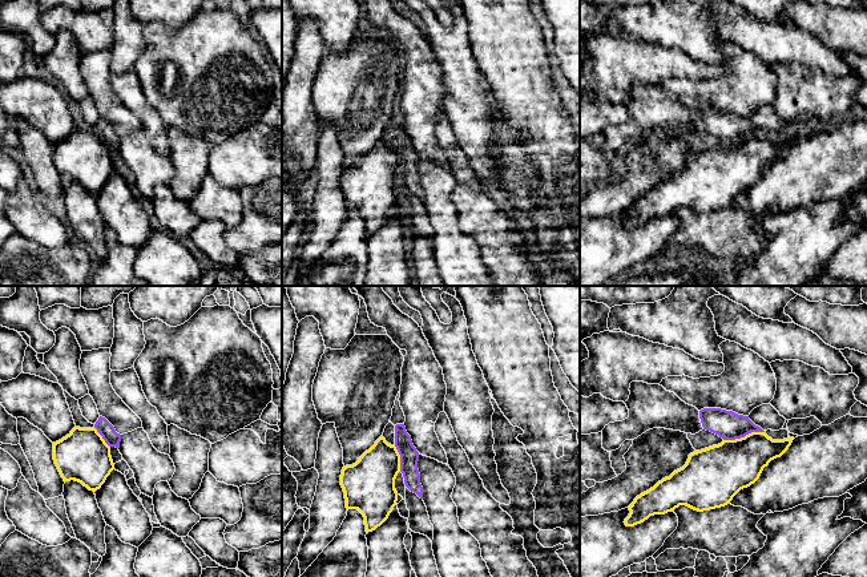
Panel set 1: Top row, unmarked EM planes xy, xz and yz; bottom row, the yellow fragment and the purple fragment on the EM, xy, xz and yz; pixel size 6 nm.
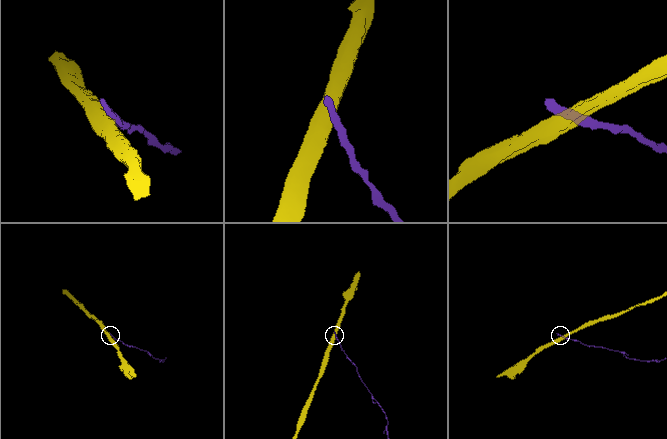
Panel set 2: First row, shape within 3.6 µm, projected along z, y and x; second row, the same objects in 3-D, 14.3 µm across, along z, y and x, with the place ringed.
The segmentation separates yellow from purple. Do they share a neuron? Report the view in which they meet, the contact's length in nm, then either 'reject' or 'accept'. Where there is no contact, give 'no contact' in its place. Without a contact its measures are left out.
contact in yz; length 260 nm; reject

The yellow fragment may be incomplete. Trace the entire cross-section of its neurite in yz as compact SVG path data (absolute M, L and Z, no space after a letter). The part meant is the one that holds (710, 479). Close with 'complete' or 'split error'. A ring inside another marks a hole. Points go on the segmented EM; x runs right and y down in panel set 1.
M751 432L693 452L682 468L634 499L624 522L634 526L680 505L698 512L725 507L741 489L754 484L763 468L781 457L793 440L790 436L773 440L766 432Z | complete

